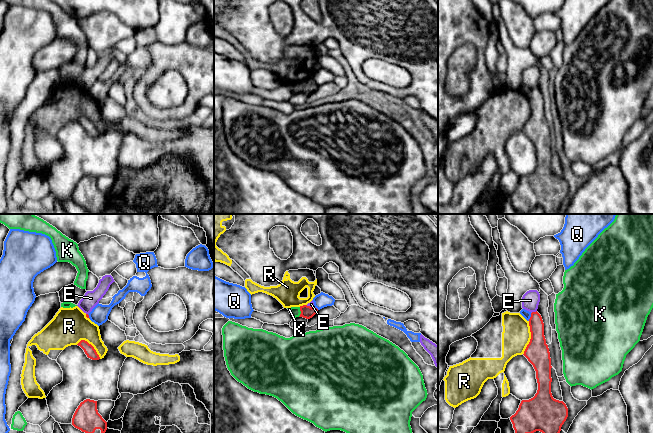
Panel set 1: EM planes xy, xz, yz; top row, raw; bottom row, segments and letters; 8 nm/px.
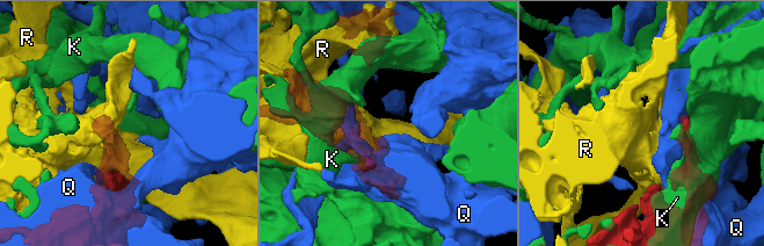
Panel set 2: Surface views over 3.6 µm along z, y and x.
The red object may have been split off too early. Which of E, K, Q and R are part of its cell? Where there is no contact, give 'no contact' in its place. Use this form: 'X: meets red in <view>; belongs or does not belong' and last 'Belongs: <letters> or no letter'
E: meets red in yz; belongs
K: meets red in xz; does not belong
Q: meets red in yz; does not belong
R: meets red in yz; does not belong
Belongs: E

